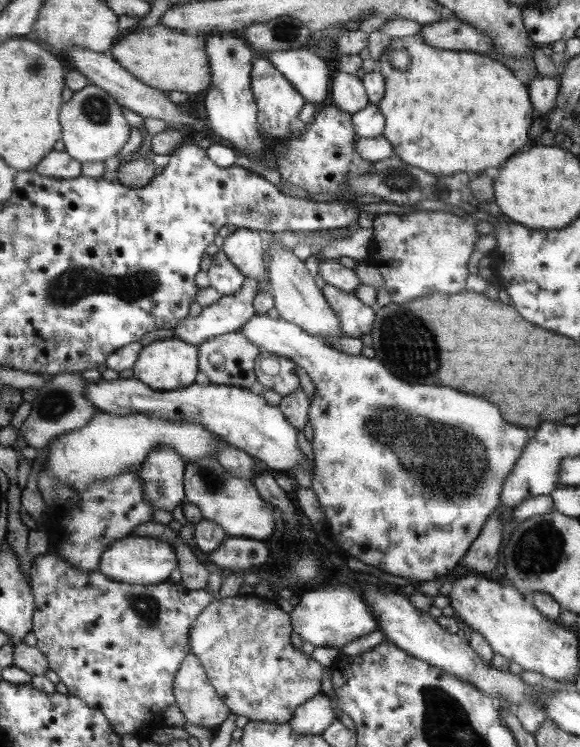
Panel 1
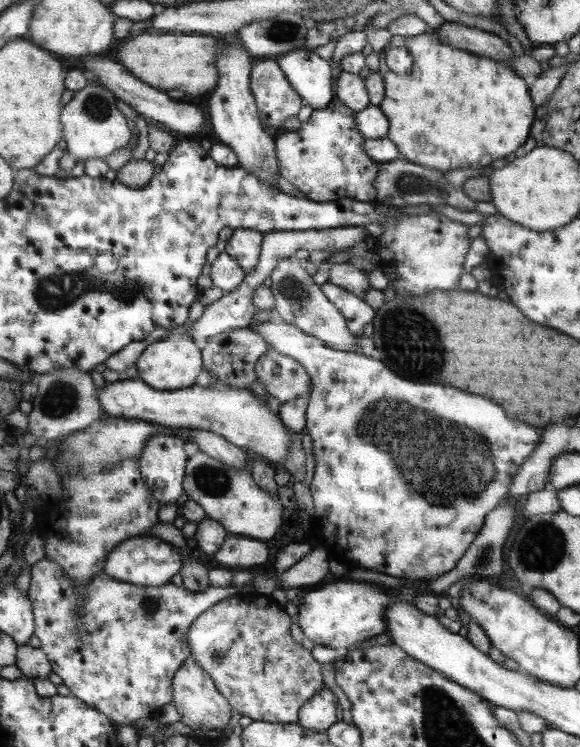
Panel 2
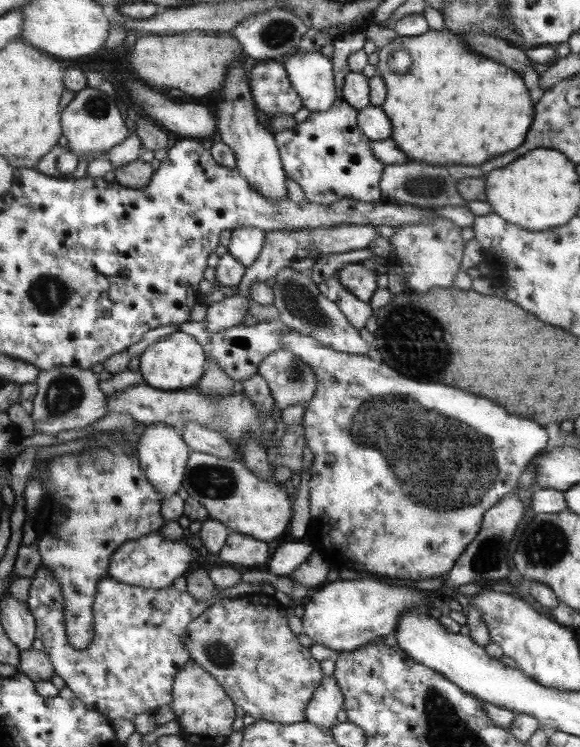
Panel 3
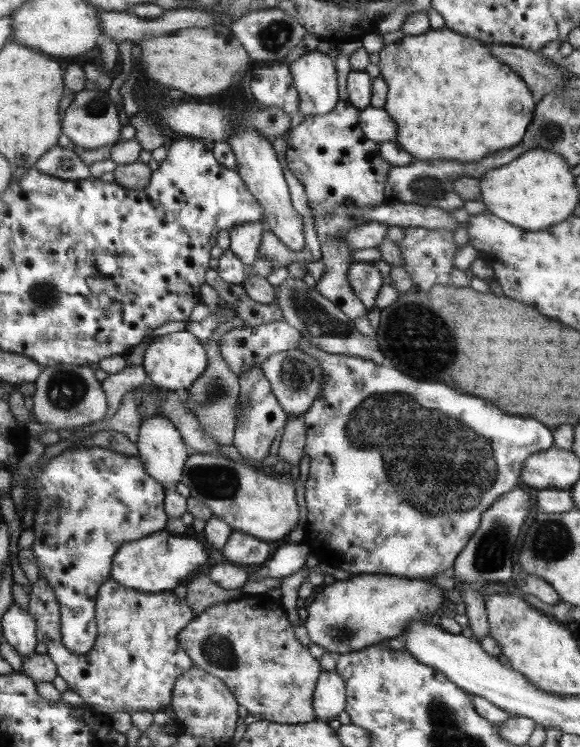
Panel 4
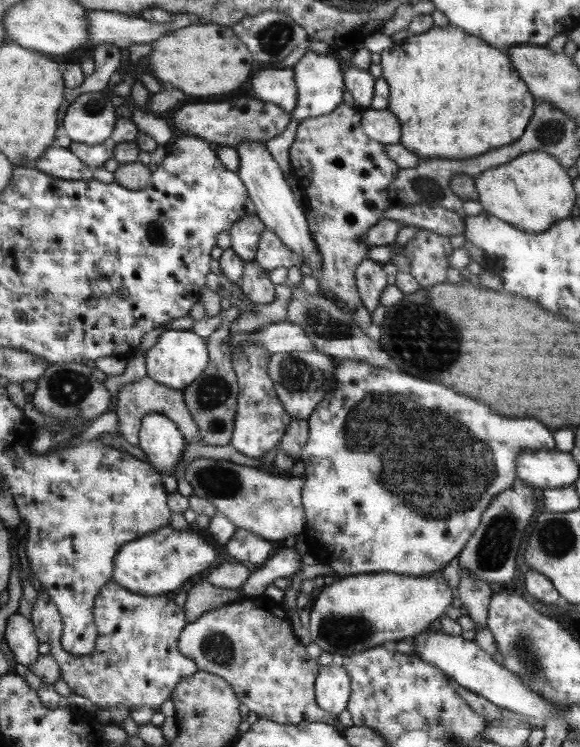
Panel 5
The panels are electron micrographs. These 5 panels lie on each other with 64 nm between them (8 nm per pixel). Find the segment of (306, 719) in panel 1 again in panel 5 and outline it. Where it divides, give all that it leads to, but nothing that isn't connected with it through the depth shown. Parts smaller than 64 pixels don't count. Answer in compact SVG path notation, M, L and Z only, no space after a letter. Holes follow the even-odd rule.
M337 660L329 665L319 665L315 699L324 712L337 715L346 710L350 699L350 675Z

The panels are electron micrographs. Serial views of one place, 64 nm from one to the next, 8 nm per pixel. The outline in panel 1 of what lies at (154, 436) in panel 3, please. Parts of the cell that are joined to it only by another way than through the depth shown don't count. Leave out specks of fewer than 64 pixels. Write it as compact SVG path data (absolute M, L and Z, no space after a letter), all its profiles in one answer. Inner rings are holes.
M159 445L159 448L151 450L137 473L143 485L142 494L145 494L146 501L154 507L154 510L171 512L177 504L184 502L185 487L182 484L182 477L185 476L185 463L175 449Z

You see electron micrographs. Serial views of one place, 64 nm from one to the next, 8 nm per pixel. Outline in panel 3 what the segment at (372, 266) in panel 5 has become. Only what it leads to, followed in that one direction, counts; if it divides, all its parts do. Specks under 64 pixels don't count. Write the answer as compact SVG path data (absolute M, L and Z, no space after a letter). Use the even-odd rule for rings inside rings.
M360 263L345 264L339 270L335 270L333 275L337 275L339 282L351 294L356 295L363 302L369 302L369 296L373 294L373 290L377 288L375 284L375 273L372 269L363 267Z

